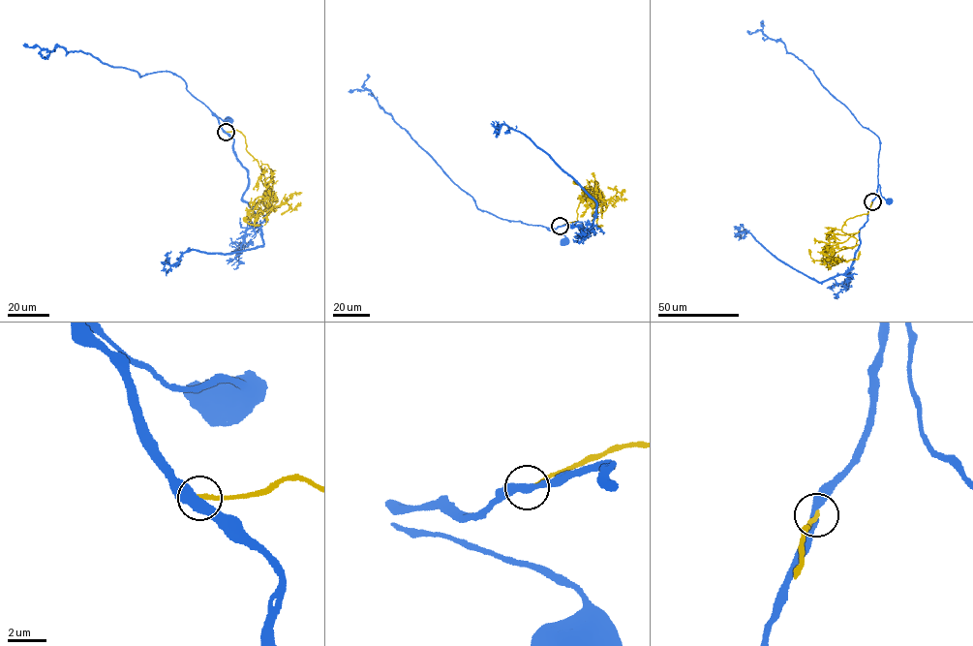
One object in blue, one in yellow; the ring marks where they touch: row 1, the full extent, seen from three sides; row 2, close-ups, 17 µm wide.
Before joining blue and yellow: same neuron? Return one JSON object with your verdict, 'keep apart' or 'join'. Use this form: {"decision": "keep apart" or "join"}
{"decision": "keep apart"}

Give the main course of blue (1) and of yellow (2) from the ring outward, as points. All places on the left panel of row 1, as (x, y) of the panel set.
1: (226, 132), (212, 112), (228, 120)
2: (226, 132), (237, 130), (244, 137), (247, 151), (262, 169), (266, 208), (286, 203), (290, 206), (281, 214)

